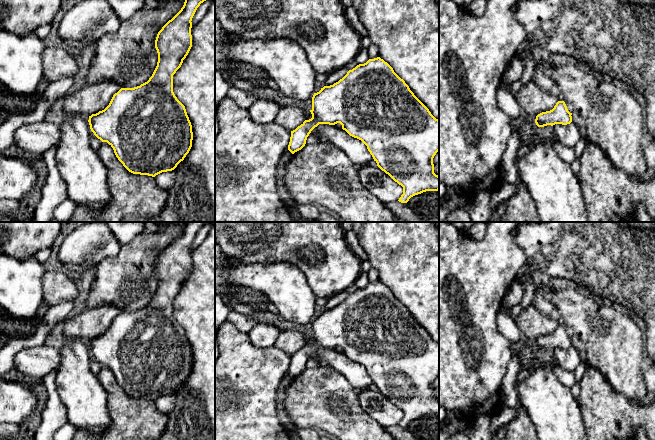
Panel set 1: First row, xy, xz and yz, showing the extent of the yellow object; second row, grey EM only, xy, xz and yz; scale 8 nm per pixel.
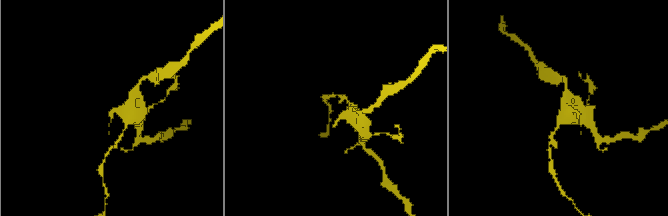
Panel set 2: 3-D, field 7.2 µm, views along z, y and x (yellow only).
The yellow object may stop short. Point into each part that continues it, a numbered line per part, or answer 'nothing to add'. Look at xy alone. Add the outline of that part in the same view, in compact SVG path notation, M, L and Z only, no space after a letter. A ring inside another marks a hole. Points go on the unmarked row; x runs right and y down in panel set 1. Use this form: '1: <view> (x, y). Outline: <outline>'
nothing to add

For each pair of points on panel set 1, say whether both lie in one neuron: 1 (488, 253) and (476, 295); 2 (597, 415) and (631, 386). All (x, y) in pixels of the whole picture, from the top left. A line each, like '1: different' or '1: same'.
1: same
2: different

